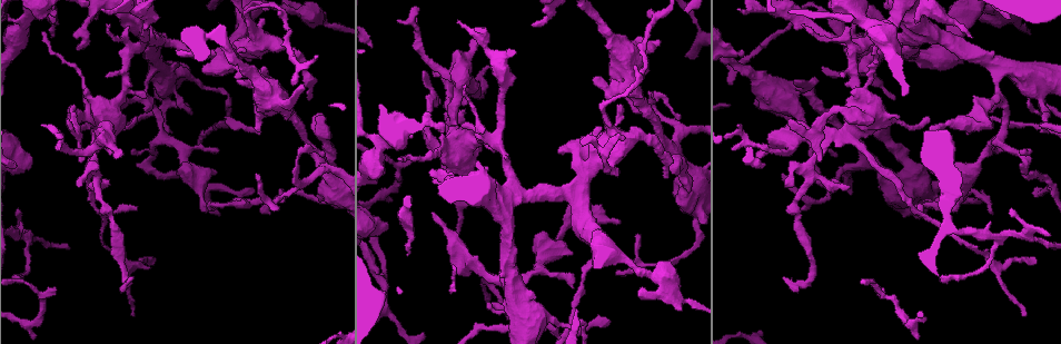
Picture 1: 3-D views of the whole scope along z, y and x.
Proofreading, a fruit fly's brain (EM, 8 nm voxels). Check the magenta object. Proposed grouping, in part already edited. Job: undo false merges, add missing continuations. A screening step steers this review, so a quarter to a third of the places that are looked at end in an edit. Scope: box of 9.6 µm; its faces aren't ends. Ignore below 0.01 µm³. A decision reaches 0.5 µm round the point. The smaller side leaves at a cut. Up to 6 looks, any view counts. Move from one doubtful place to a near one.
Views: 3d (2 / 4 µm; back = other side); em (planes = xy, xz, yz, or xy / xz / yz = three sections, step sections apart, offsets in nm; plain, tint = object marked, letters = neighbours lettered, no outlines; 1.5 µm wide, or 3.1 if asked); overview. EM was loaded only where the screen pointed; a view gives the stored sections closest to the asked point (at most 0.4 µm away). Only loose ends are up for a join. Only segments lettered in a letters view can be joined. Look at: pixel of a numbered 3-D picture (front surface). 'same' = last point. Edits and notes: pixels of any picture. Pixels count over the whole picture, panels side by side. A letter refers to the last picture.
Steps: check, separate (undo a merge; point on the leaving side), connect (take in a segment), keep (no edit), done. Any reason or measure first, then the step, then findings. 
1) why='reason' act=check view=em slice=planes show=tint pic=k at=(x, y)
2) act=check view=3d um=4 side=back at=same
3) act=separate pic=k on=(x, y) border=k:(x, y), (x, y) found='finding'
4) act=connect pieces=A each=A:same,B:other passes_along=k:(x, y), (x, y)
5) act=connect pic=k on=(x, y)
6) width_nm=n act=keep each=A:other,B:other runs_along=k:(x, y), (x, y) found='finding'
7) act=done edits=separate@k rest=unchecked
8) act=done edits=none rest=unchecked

why='two arms in line, one across' act=check view=3d um=4 pic=1 at=(301, 185)

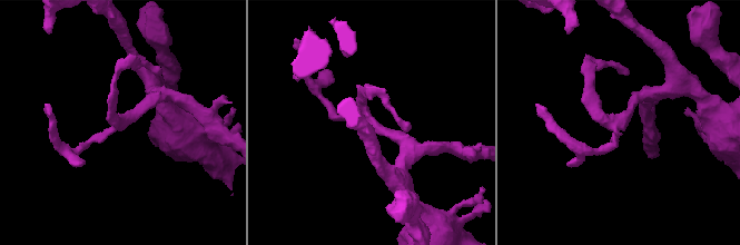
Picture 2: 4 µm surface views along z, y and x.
act=check view=em slice=xz step=4 show=tint pic=2 at=(615, 126)

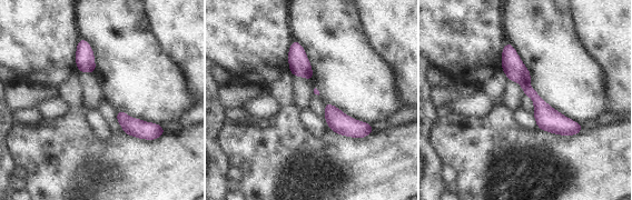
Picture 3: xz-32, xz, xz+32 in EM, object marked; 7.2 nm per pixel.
act=check view=em slice=planes show=letters at=same

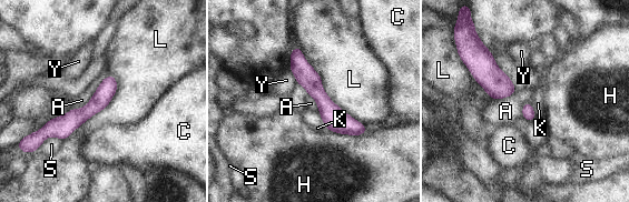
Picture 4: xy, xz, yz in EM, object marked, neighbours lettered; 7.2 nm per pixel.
longest_contact=L:750nm act=keep each=A:other,C:other,H:other,K:other,L:other,S:other,Y:other runs_along=4:(296, 50), (323, 101), (362, 130) found='continuous, no second neuron'

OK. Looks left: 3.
why='branch stops here' act=check view=3d um=4 pic=1 at=(434, 182)

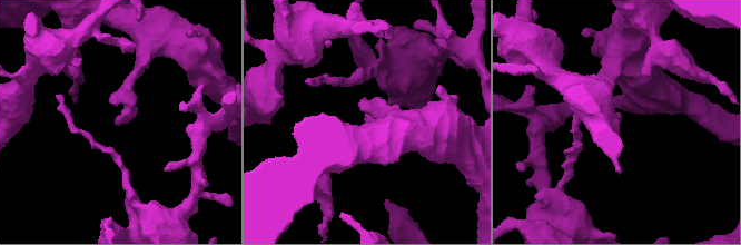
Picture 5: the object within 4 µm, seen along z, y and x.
act=check view=em slice=planes show=letters pic=5 at=(119, 124)

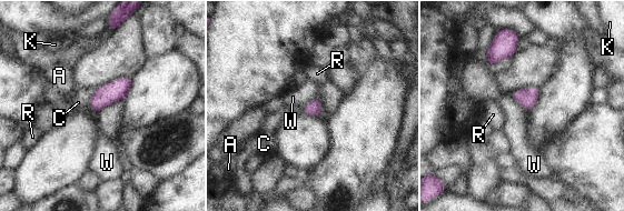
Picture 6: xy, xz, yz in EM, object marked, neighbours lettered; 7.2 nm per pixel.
width_nm=110 act=connect pieces=C each=A:other,C:same,K:other,R:other,W:other passes_along=6:(109, 93), (90, 104), (78, 102) found='the neuron continues'

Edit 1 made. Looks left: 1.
why='sudden change in width' act=check view=em slice=planes show=letters pic=1 at=(410, 232)

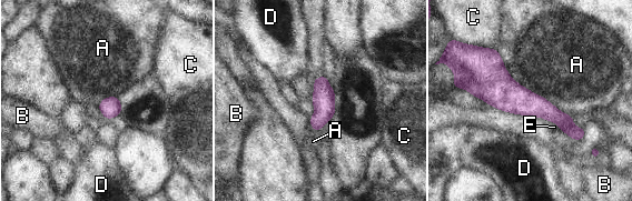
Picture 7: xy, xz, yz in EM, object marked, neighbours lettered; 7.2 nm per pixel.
width_nm=160 longest_contact=A:750nm act=keep each=A:other,B:other,C:other,D:other,E:other found='one neuron here'

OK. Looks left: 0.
act=done edits=connect@6 rest=unchecked

